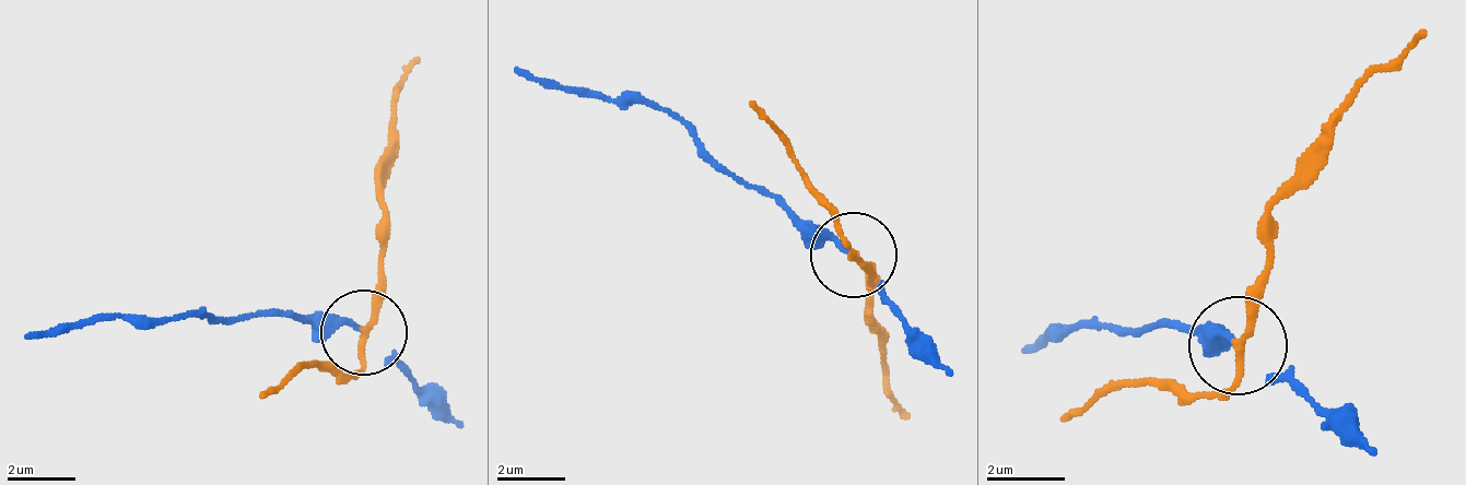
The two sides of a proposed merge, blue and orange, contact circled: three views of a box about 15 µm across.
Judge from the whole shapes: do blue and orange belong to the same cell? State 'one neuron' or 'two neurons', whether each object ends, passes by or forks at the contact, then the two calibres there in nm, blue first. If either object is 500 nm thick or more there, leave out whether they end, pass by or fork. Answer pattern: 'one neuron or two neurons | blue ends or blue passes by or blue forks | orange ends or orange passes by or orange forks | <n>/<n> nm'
two neurons | blue passes by | orange passes by | 110/180 nm

